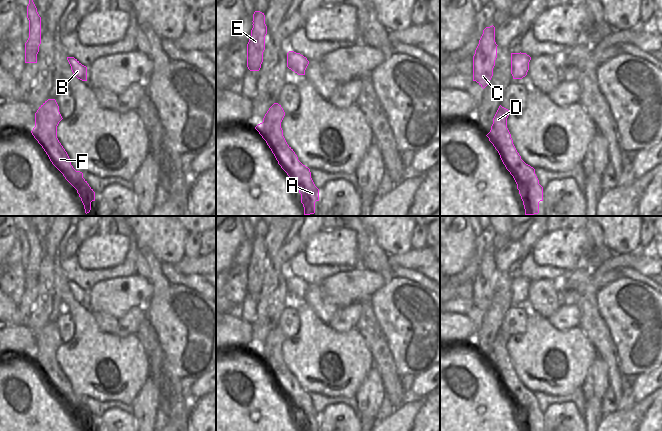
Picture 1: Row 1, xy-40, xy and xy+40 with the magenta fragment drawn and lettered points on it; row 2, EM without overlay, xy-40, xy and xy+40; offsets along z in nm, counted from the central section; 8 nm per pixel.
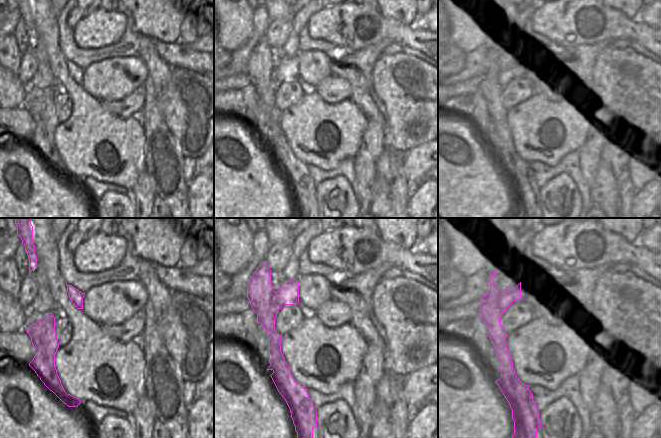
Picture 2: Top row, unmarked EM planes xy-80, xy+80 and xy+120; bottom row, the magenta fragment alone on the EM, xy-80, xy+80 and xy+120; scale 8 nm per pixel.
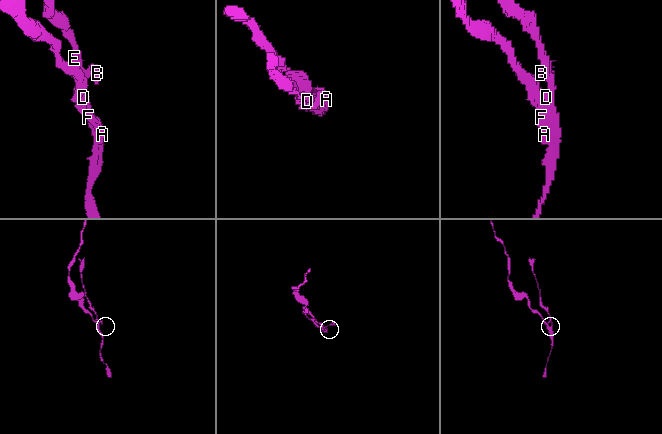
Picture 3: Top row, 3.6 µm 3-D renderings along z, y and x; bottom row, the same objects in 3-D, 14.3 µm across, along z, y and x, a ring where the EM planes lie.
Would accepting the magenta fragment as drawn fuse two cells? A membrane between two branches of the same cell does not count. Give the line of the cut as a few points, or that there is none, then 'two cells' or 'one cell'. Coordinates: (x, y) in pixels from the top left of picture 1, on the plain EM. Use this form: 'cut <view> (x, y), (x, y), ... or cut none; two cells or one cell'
cut xy (297, 383), (287, 397); two cells

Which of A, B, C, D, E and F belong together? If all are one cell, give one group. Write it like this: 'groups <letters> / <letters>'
groups A B C E / D F

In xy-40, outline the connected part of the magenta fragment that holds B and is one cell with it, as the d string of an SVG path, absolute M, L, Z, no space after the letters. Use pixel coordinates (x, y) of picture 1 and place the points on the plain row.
M67 281L73 298L82 305L87 305L87 291L82 289L74 281Z

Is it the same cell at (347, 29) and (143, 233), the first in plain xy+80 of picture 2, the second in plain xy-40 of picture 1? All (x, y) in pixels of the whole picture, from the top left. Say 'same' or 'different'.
different

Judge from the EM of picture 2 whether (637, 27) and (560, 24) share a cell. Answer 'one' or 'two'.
one

